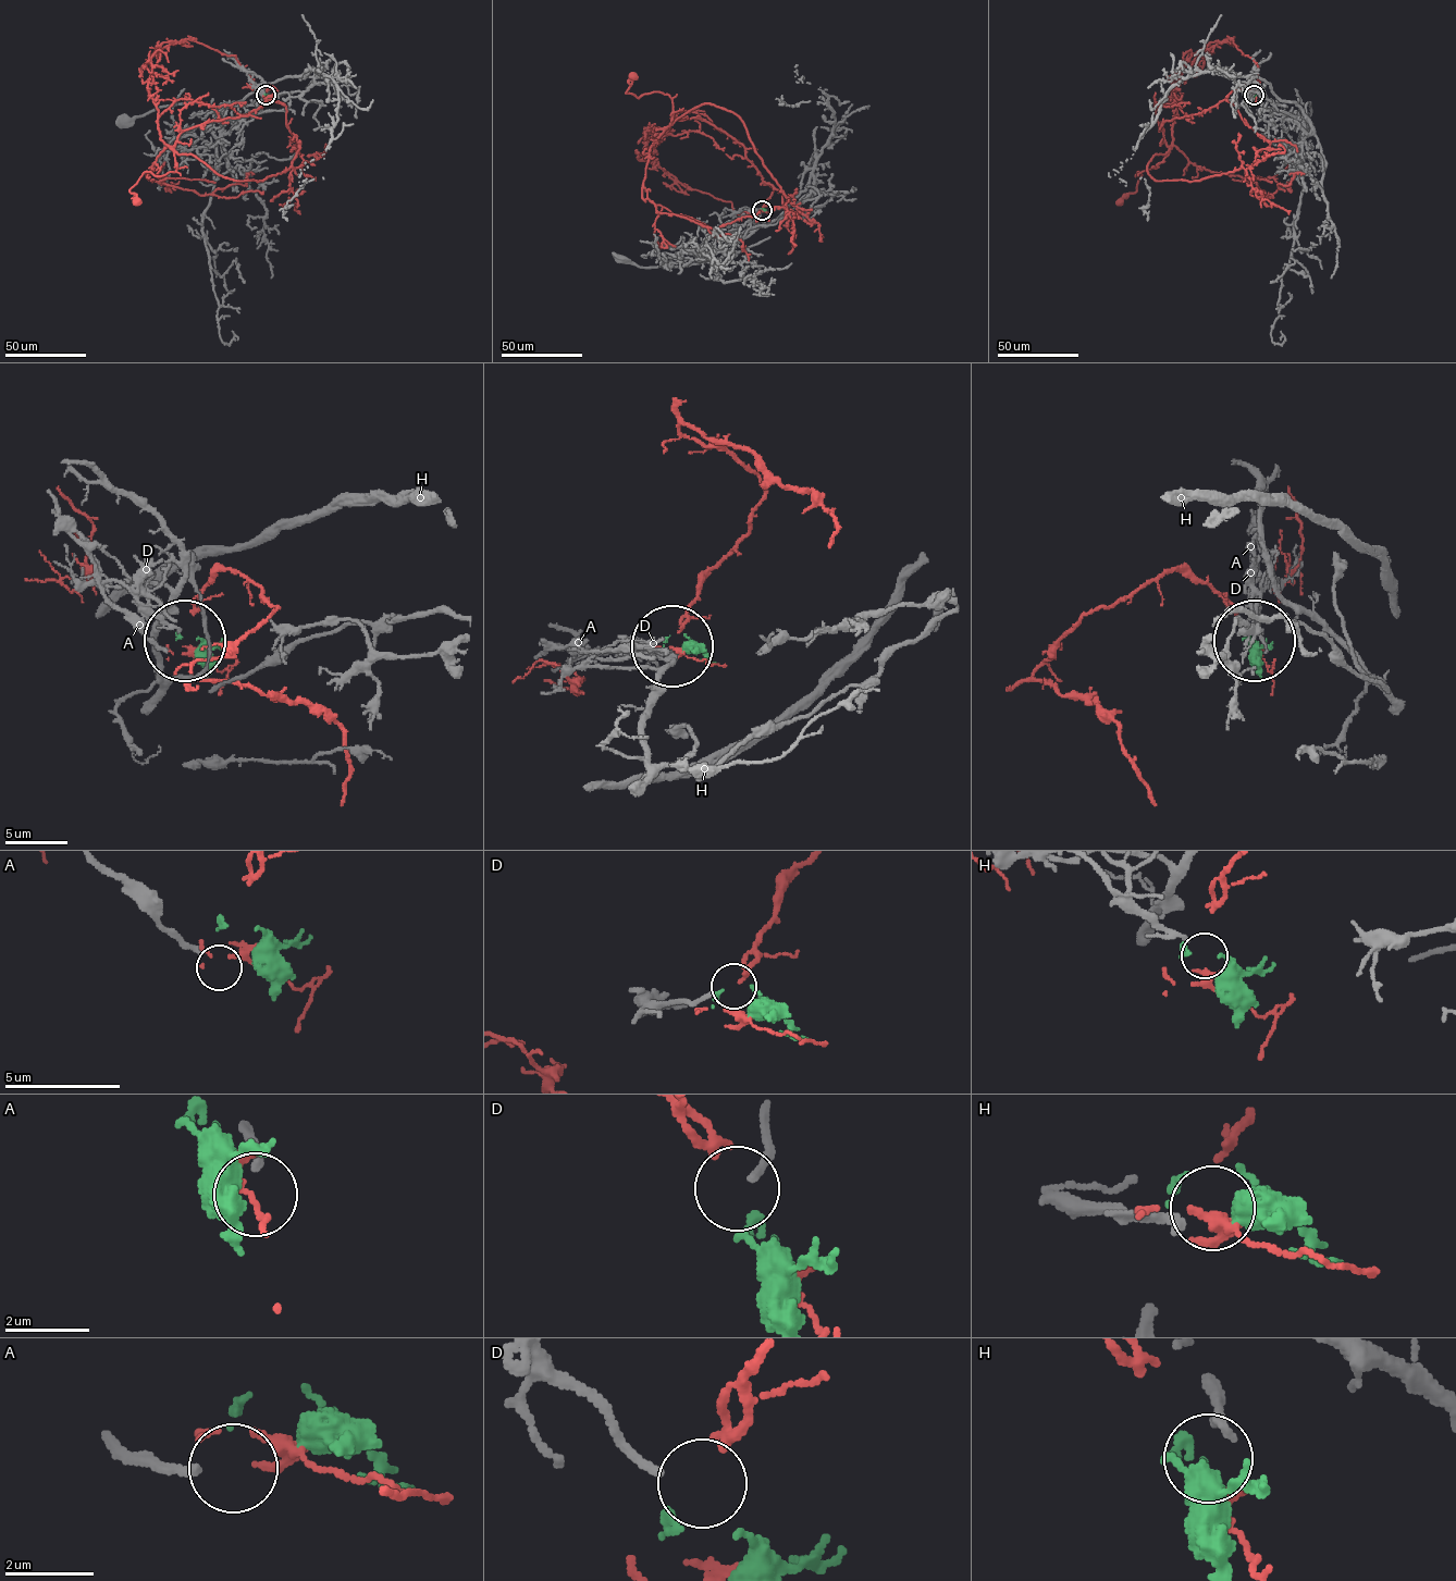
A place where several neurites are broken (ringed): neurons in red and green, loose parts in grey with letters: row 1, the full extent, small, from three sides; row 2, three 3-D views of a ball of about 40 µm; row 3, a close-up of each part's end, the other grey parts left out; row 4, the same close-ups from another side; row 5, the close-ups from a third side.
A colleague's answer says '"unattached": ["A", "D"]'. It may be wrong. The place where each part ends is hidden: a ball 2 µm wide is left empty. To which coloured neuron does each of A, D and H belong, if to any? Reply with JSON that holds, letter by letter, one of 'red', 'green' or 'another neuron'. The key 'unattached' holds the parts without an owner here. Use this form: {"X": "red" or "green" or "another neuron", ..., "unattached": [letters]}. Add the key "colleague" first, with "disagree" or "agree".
{"colleague": "agree", "A": "another neuron", "D": "another neuron", "H": "green", "unattached": ["A", "D"]}

